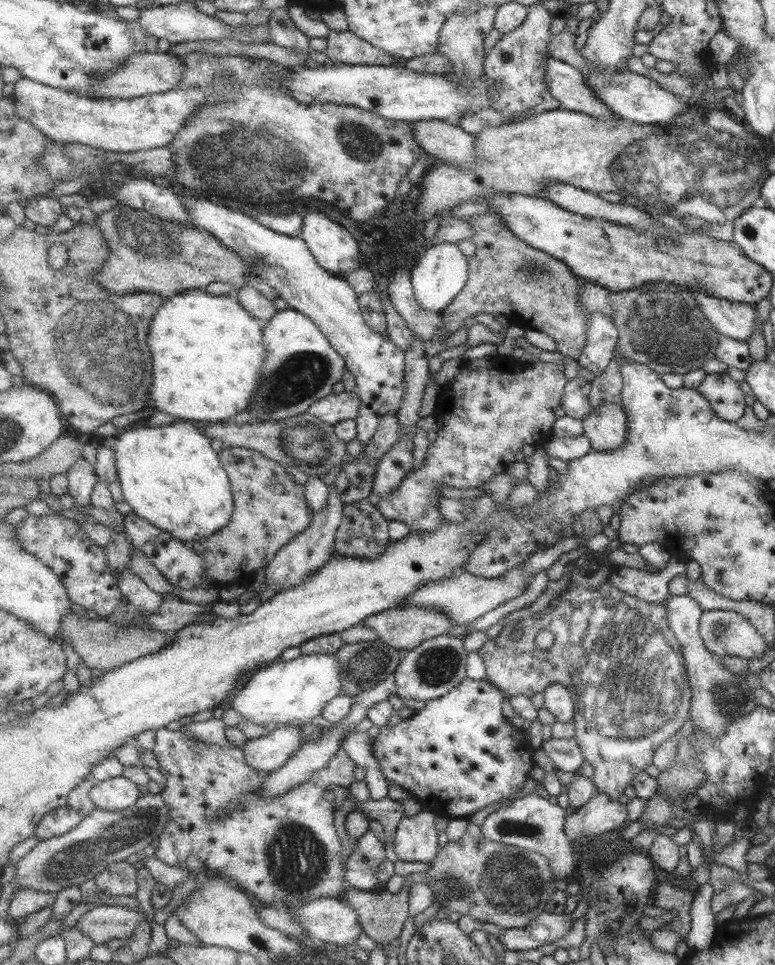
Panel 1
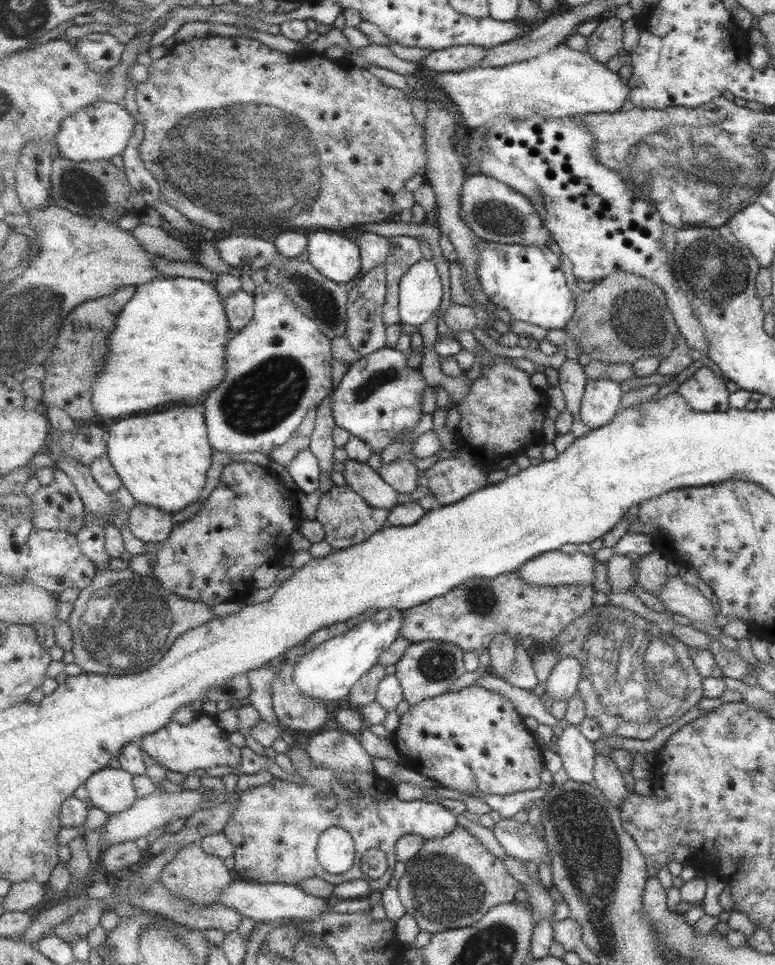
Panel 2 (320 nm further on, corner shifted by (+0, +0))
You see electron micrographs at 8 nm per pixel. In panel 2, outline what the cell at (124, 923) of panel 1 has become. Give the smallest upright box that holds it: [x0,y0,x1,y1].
[160,844,237,906]

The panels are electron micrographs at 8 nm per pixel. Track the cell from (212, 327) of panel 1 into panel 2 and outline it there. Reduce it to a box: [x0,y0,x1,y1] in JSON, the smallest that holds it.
[92,277,232,418]

